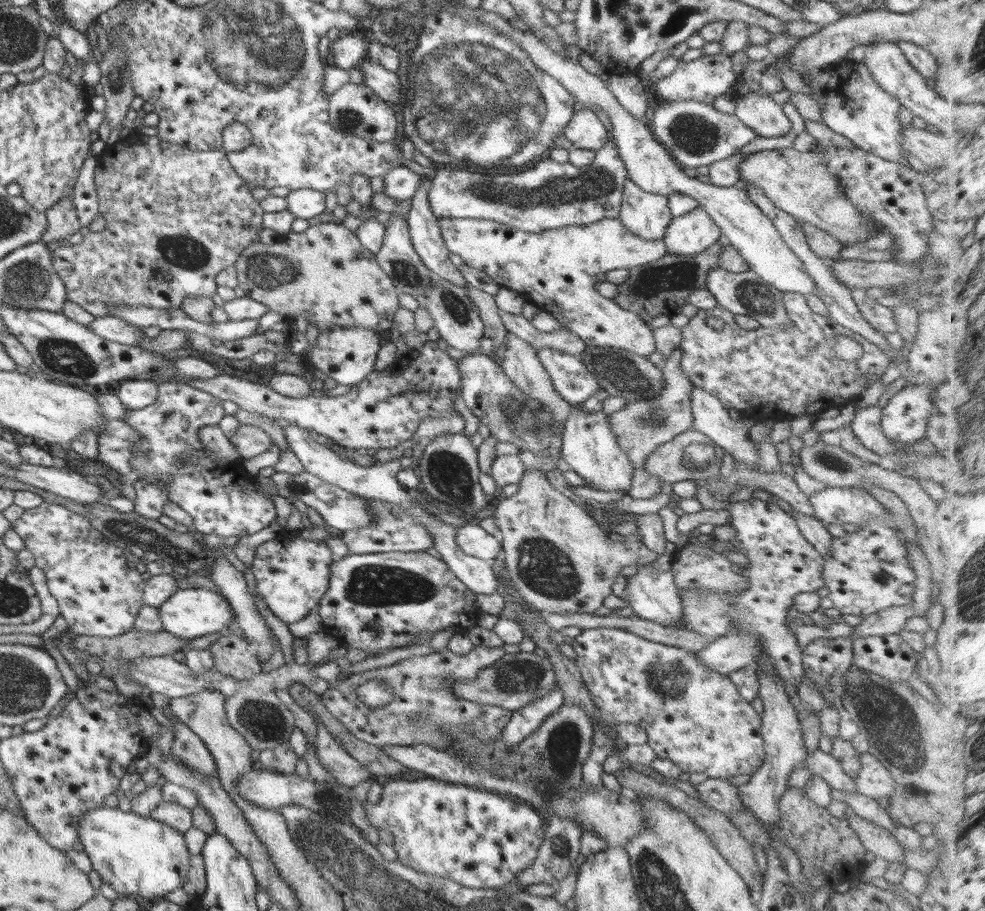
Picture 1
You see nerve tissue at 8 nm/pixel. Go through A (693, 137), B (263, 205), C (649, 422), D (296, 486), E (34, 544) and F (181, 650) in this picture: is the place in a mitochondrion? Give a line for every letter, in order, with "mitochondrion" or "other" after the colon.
A: mitochondrion
B: other
C: mitochondrion
D: mitochondrion
E: other
F: other

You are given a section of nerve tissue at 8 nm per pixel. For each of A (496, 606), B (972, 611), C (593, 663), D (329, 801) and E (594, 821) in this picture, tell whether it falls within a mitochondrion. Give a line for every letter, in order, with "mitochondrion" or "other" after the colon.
A: other
B: mitochondrion
C: other
D: mitochondrion
E: other

